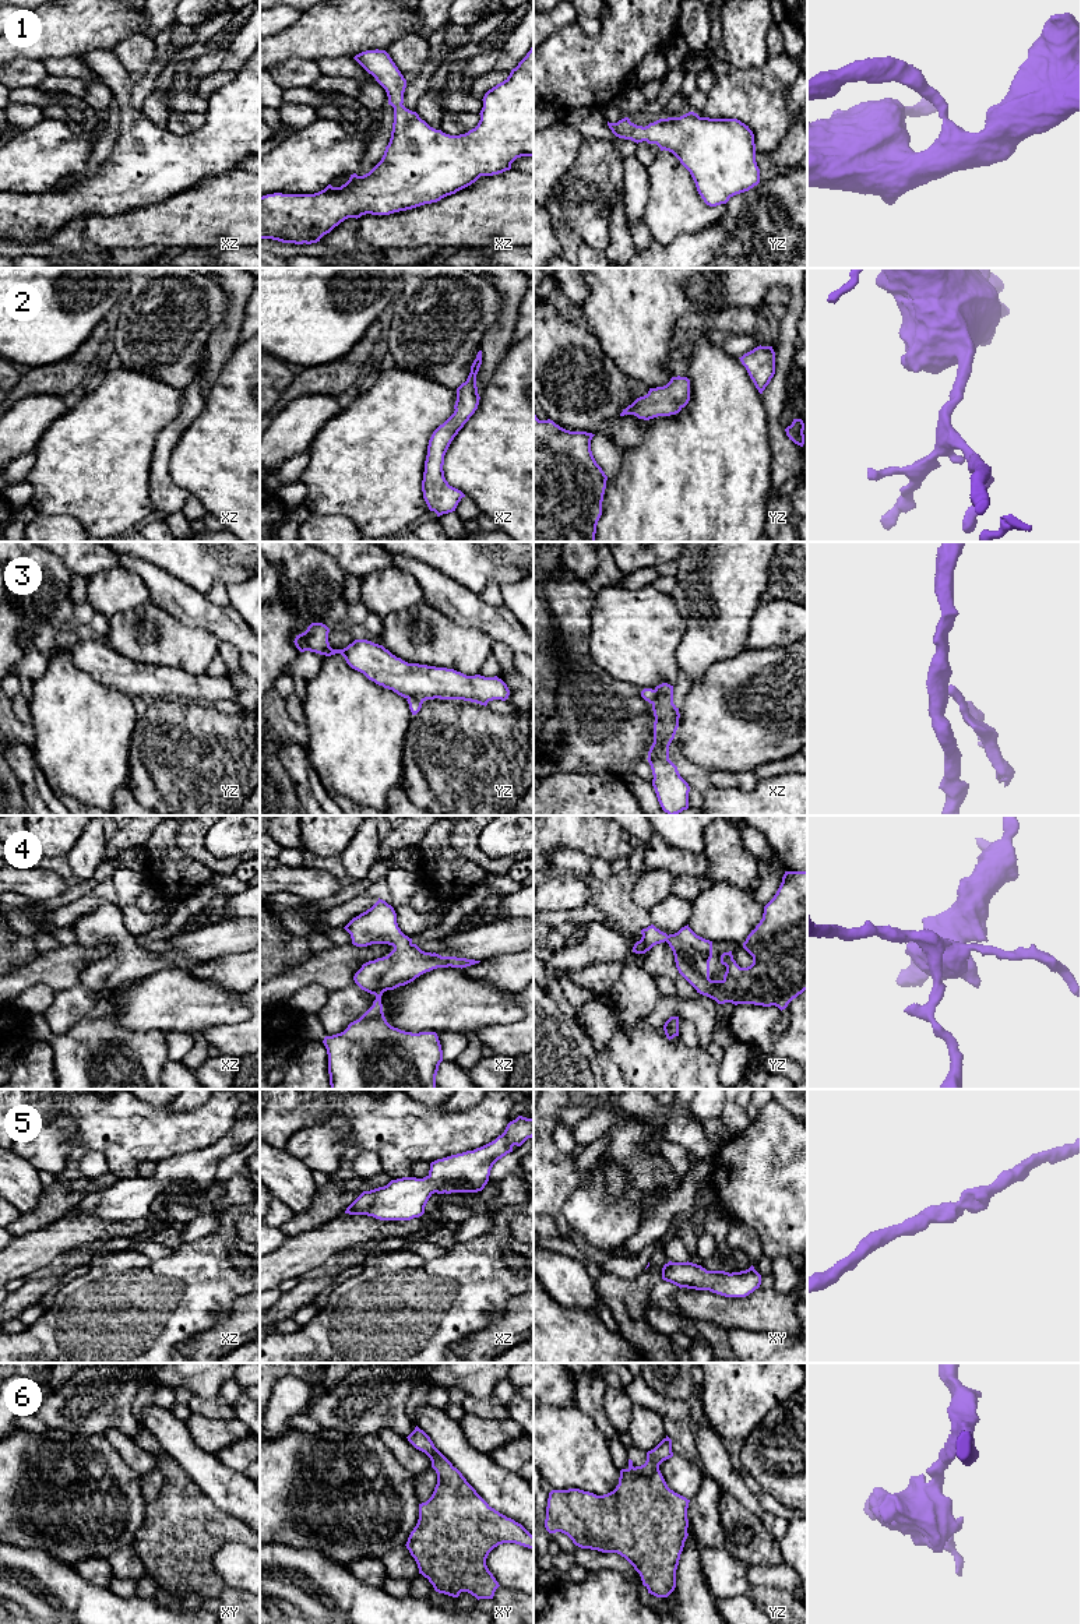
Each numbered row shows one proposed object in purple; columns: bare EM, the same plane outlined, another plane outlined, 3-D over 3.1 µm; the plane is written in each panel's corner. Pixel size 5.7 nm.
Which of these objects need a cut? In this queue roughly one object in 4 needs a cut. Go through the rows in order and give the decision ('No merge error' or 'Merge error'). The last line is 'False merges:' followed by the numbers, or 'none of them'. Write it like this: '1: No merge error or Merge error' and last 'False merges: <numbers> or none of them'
1: No merge error
2: No merge error
3: Merge error
4: No merge error
5: No merge error
6: No merge error
False merges: 3

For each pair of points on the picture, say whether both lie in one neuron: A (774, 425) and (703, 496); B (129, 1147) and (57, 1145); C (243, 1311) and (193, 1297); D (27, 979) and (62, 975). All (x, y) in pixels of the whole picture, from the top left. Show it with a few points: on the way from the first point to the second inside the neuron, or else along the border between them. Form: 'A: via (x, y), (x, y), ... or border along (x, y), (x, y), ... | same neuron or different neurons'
A: border along (761, 398), (767, 415), (767, 440), (771, 462) | different neurons
B: border along (73, 1133), (77, 1141) | different neurons
C: border along (245, 1293), (233, 1302), (225, 1314) | different neurons
D: via (35, 975), (53, 975) | same neuron

